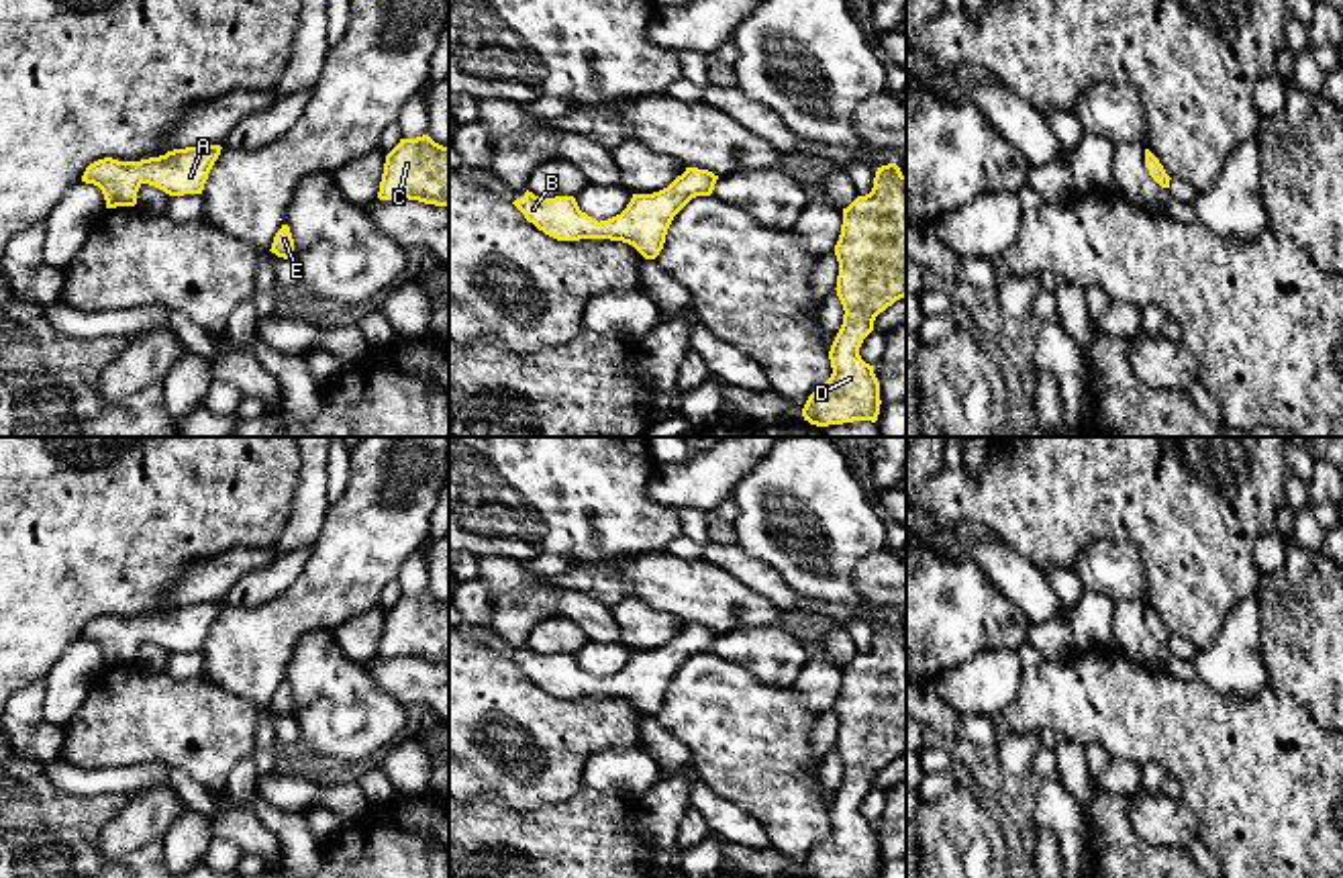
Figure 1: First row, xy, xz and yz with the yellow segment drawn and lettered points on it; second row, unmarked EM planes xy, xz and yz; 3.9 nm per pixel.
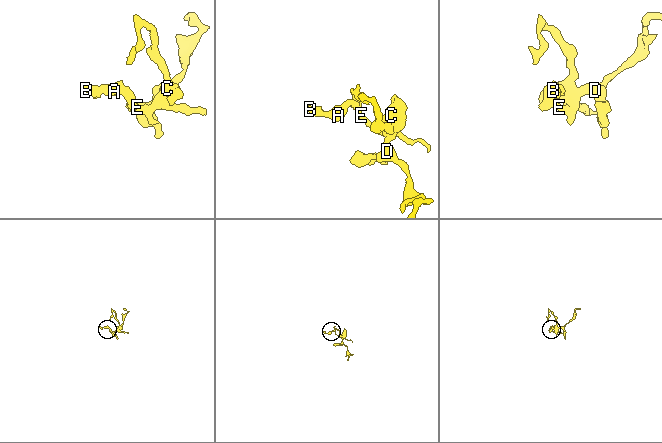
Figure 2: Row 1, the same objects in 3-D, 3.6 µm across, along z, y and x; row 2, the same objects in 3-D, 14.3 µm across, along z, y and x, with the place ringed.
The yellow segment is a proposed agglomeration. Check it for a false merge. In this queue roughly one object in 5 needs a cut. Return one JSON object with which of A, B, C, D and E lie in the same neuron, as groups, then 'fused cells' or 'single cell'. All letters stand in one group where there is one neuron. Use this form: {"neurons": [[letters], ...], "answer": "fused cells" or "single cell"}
{"neurons": [["A", "B", "C", "D", "E"]], "answer": "single cell"}

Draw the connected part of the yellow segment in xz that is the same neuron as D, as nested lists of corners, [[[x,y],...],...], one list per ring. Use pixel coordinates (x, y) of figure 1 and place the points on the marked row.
[[[896,163],[878,167],[872,192],[843,208],[835,255],[845,314],[829,351],[833,374],[802,408],[816,427],[880,414],[880,382],[859,347],[876,316],[906,296],[906,176]]]

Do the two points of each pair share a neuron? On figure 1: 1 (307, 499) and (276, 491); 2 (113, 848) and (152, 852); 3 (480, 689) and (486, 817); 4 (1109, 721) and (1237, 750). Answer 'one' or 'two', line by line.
1: two
2: two
3: two
4: one

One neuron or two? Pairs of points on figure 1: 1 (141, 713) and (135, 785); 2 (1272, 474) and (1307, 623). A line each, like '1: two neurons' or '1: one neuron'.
1: two neurons
2: two neurons

